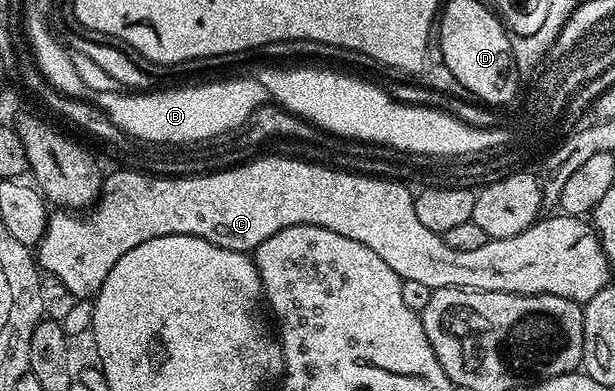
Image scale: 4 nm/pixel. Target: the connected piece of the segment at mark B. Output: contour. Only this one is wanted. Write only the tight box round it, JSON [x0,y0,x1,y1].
[89,76,269,138]

